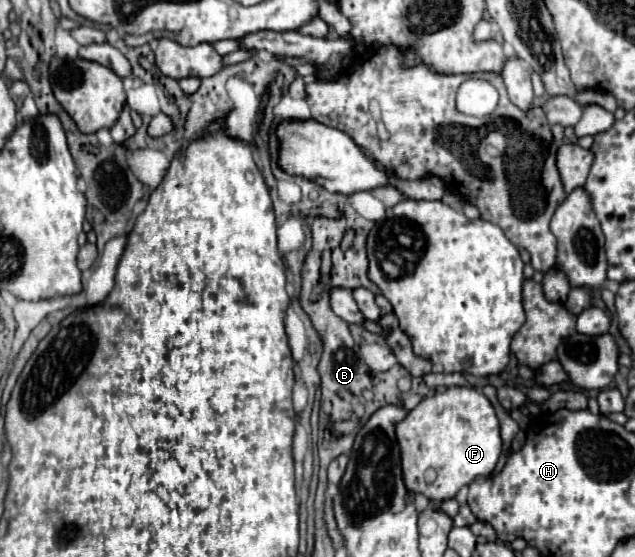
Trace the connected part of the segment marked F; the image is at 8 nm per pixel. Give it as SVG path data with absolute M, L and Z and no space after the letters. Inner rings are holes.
M448 387L444 391L434 393L432 397L424 397L412 411L408 411L404 421L396 425L396 437L402 453L402 473L406 487L412 493L424 493L430 501L438 503L452 499L460 491L460 487L470 485L476 477L488 477L502 453L500 423L496 411L488 397L474 387ZM428 467L434 467L438 473L432 483L426 483L424 479Z

